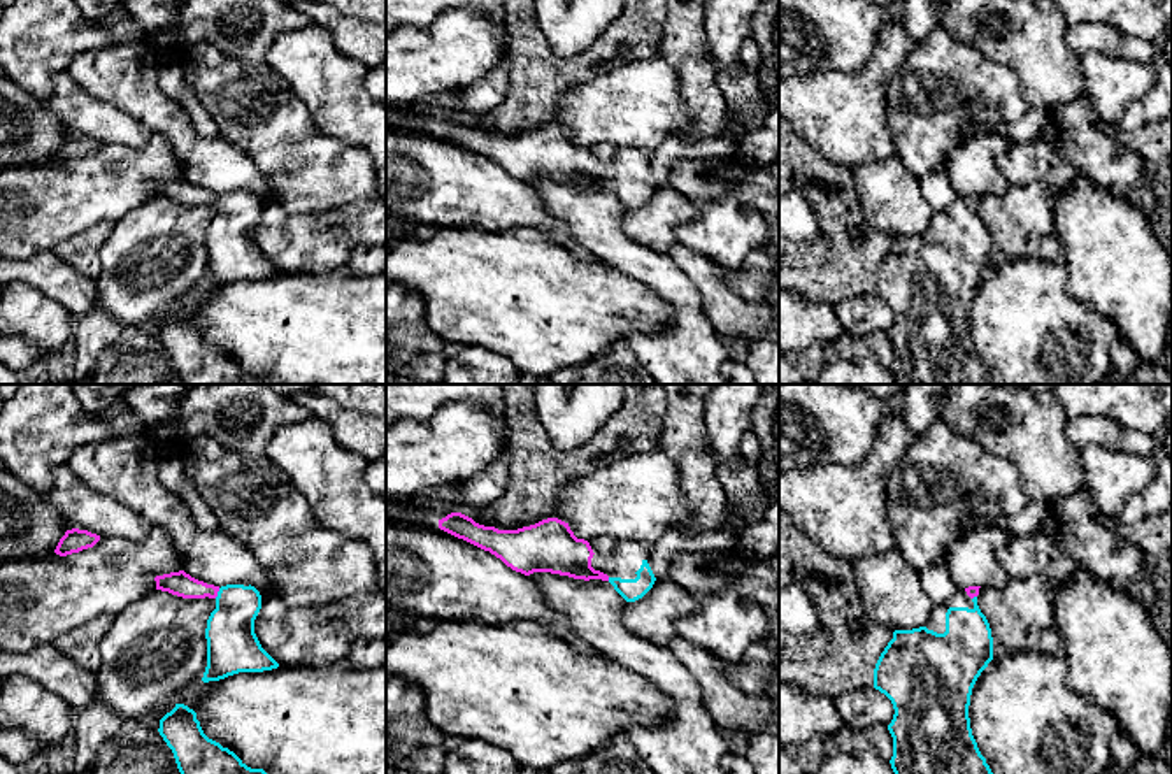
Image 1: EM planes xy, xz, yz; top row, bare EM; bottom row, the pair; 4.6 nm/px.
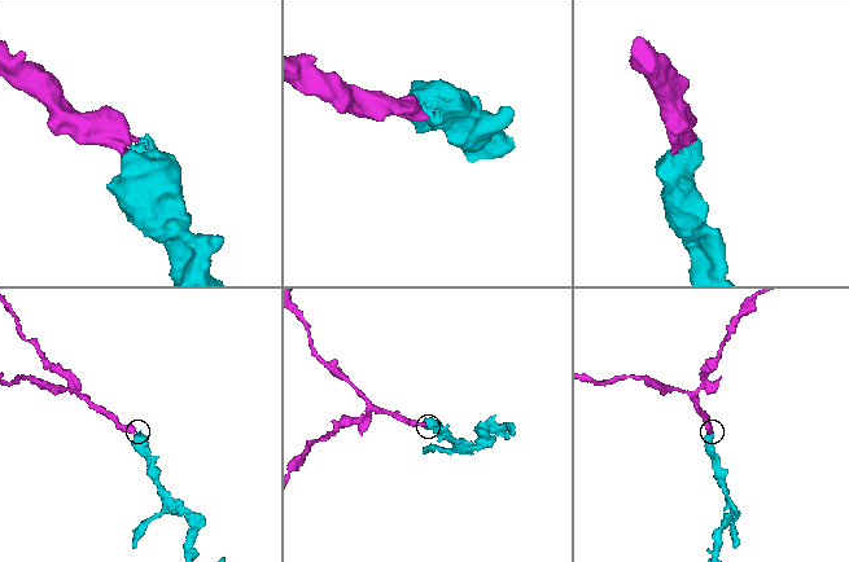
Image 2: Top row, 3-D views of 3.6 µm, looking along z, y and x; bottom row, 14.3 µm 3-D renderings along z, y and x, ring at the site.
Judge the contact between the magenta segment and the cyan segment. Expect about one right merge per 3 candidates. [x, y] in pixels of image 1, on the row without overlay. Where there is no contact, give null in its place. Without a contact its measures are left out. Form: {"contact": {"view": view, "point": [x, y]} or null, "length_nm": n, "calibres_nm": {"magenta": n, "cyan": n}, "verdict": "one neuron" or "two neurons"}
{"contact": {"view": "xy", "point": [216, 200]}, "length_nm": 50, "calibres_nm": {"magenta": 110, "cyan": 240}, "verdict": "one neuron"}

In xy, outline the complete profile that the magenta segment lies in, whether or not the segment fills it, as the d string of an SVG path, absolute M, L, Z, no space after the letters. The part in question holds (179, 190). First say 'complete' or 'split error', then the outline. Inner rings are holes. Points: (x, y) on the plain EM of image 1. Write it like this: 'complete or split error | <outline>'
split error | M184 177L156 183L156 197L168 198L182 205L214 205L216 216L211 219L205 235L207 274L202 288L219 288L239 279L263 279L277 276L279 270L261 254L254 240L254 226L261 216L261 202L254 193L226 191L214 193L198 188Z

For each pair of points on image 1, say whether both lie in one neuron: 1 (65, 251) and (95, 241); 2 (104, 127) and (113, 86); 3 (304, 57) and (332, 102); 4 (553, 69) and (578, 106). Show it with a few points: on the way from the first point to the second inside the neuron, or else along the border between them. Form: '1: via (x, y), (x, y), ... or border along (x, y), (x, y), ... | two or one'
1: via (72, 251), (81, 251), (88, 244) | one
2: border along (83, 88), (114, 104), (144, 125) | two
3: via (313, 67), (332, 92) | one
4: border along (606, 72), (571, 86), (548, 123) | two

